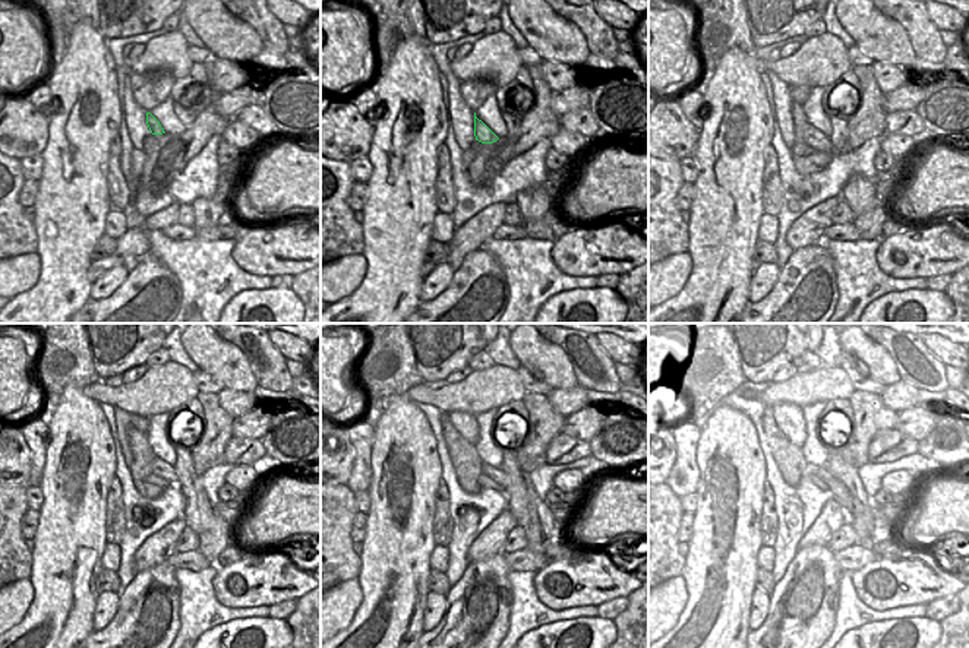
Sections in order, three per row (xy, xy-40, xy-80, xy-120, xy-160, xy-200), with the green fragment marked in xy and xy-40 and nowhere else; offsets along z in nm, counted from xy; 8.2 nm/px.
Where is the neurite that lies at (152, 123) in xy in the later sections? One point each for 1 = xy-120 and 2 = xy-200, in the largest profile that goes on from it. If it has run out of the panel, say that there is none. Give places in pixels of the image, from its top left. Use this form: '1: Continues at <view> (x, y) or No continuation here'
1: Continues at xy-120 (160, 467)
2: Continues at xy-200 (837, 490).

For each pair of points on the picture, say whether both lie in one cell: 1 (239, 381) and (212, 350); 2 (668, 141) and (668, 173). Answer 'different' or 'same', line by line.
1: same
2: different

